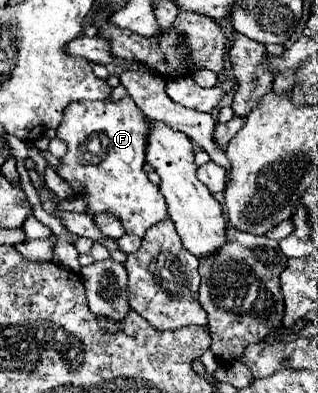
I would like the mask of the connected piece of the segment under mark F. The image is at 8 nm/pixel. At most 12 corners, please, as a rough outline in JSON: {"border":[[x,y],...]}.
{"border":[[127,95],[75,101],[57,173],[127,233],[167,219],[143,171],[151,121]]}

